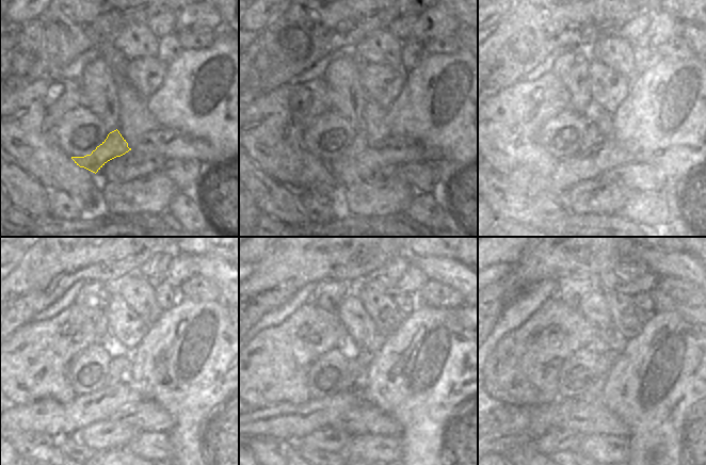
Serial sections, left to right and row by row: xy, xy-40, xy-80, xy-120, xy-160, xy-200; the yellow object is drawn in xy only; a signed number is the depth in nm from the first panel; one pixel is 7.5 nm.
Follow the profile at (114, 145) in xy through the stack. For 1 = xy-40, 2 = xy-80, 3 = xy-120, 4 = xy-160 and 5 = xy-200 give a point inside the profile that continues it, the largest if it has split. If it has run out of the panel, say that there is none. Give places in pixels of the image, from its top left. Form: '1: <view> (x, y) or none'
1: xy-40 (358, 144)
2: xy-80 (592, 137)
3: xy-120 (117, 372)
4: xy-160 (357, 369)
5: xy-200 (606, 358)

